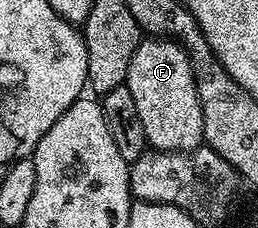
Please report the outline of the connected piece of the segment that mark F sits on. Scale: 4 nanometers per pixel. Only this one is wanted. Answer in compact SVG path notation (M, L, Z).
M146 38L128 66L126 83L144 122L146 143L160 152L188 152L203 143L202 107L188 54L173 38Z

